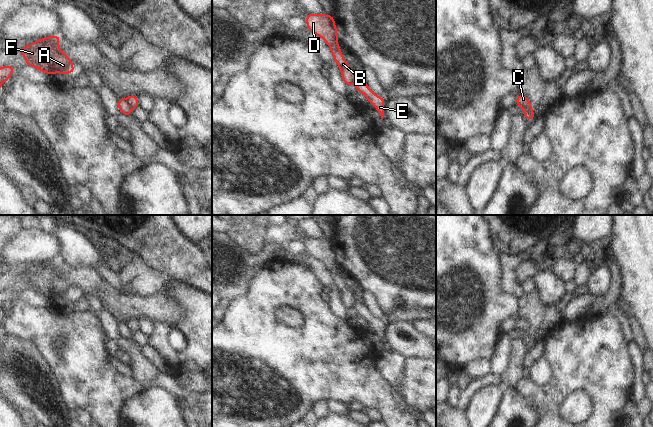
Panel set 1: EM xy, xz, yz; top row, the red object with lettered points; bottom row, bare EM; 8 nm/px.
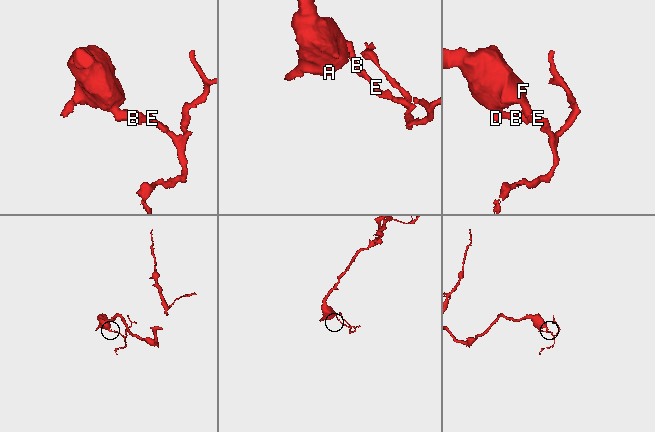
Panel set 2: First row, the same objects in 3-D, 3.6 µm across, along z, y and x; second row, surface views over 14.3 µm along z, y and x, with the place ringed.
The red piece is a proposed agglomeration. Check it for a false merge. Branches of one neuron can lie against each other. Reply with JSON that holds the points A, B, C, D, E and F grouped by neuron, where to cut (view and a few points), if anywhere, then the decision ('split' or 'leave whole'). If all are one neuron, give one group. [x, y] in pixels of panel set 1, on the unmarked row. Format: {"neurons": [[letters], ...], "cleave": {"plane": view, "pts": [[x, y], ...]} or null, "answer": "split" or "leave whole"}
{"neurons": [["A", "B", "D", "F"], ["C", "E"]], "cleave": {"plane": "yz", "pts": [[522, 331], [533, 337]]}, "answer": "split"}

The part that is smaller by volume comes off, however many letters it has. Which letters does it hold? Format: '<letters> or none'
C, E

